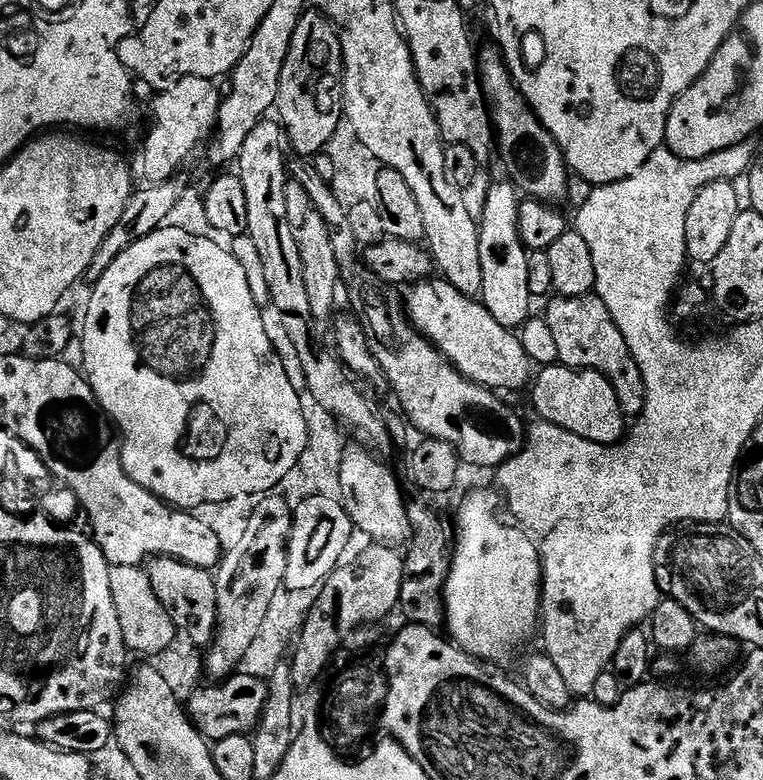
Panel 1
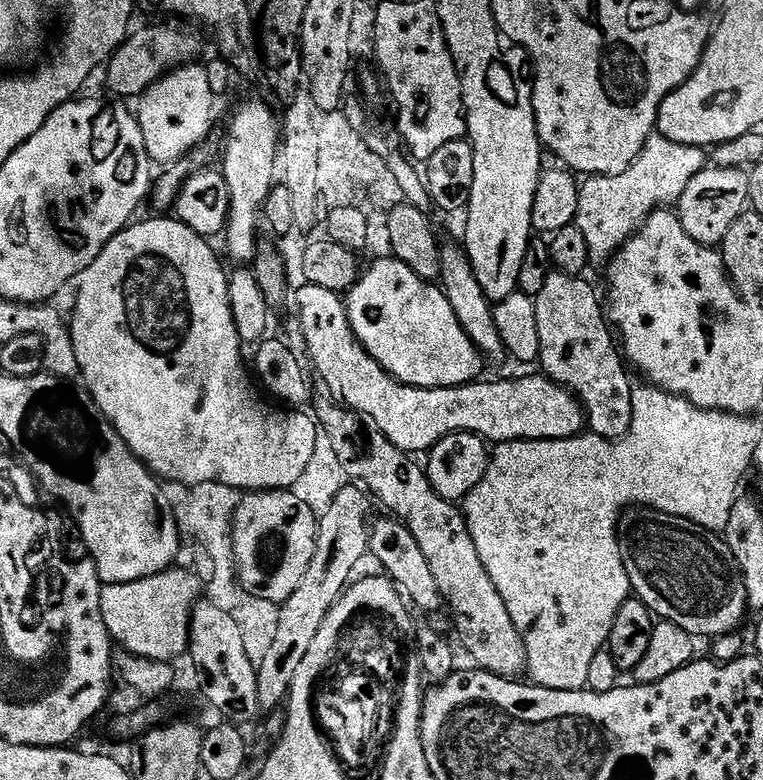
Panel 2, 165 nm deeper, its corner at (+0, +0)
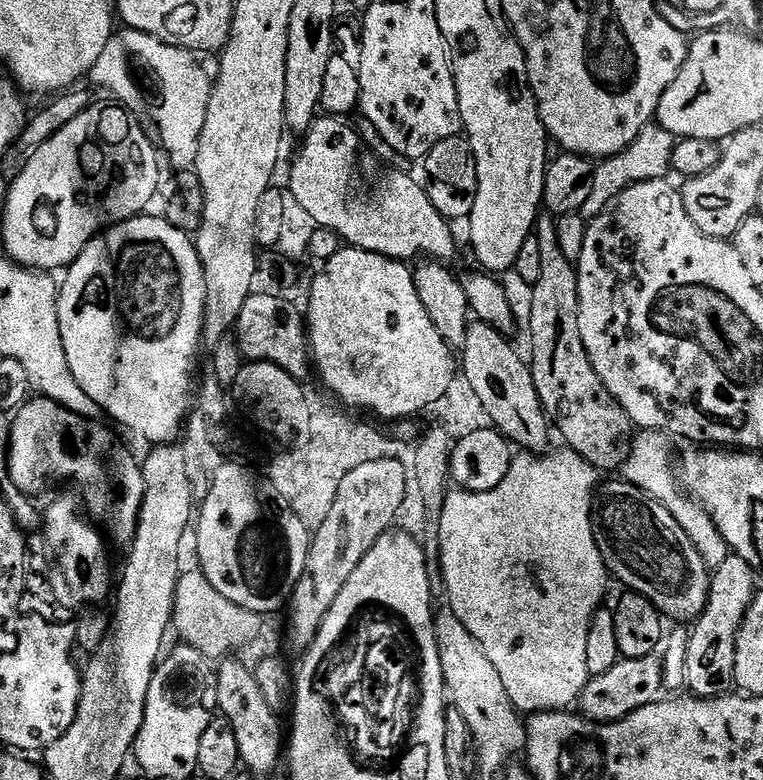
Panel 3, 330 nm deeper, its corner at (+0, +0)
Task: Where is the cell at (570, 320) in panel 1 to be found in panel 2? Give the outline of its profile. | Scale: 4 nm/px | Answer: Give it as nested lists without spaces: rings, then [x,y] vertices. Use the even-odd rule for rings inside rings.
[[[550,271],[546,278],[542,292],[535,299],[538,322],[538,336],[541,339],[541,350],[538,359],[543,375],[555,384],[563,384],[565,388],[576,393],[584,405],[586,424],[595,435],[603,440],[621,440],[628,435],[632,419],[634,418],[634,406],[632,398],[632,380],[628,377],[629,365],[618,347],[617,337],[610,327],[610,321],[606,315],[605,305],[596,297],[596,292],[580,276],[568,276],[565,272]]]

